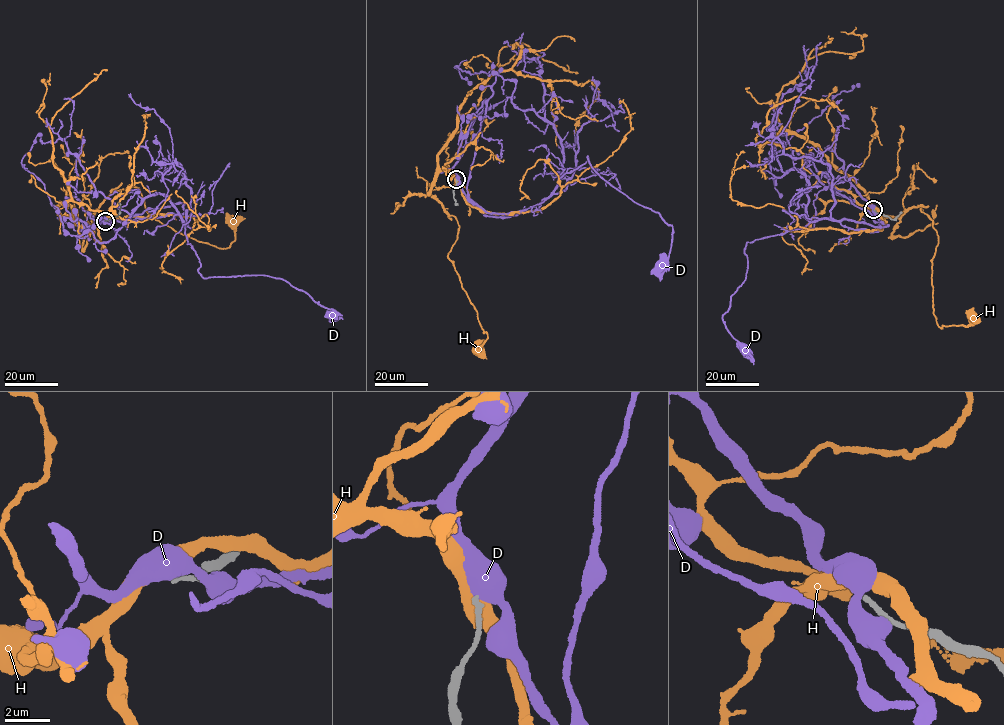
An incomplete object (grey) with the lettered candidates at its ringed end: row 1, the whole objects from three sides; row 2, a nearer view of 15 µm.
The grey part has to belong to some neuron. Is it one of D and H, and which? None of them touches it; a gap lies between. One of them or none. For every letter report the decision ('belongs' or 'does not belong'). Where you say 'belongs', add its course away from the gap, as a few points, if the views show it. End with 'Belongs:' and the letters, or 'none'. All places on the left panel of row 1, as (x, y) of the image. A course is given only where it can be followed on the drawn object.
D: does not belong
H: does not belong
Belongs: none

